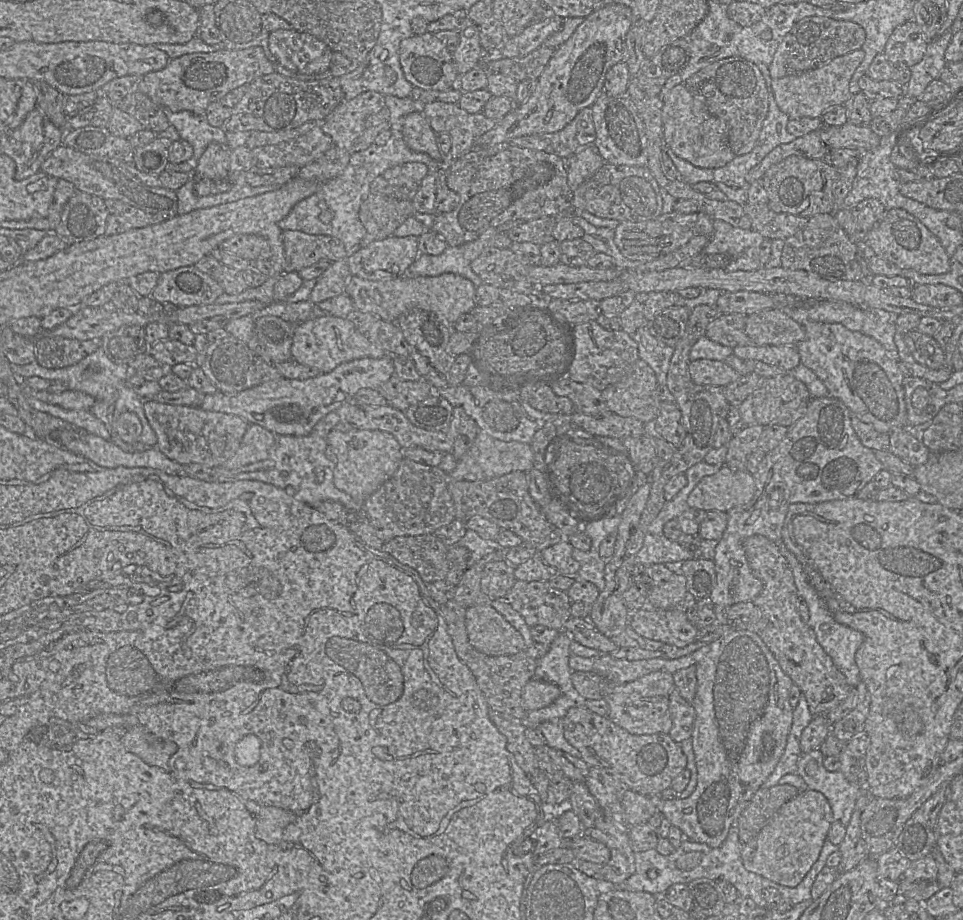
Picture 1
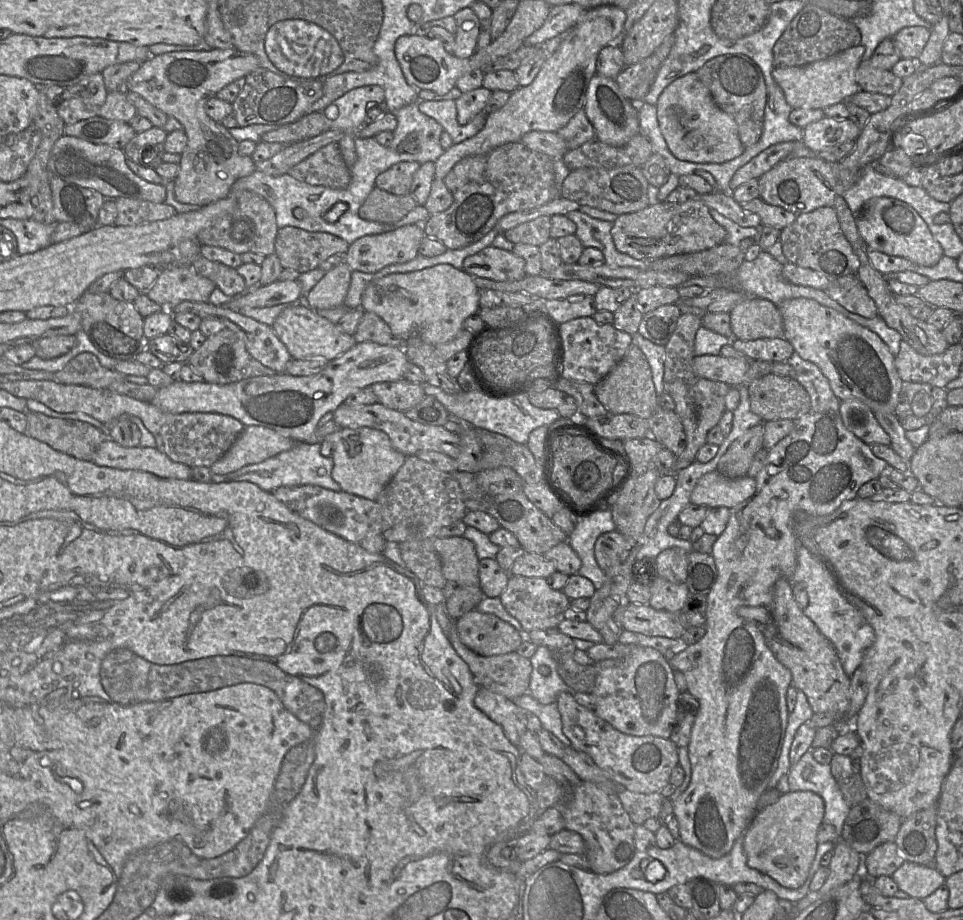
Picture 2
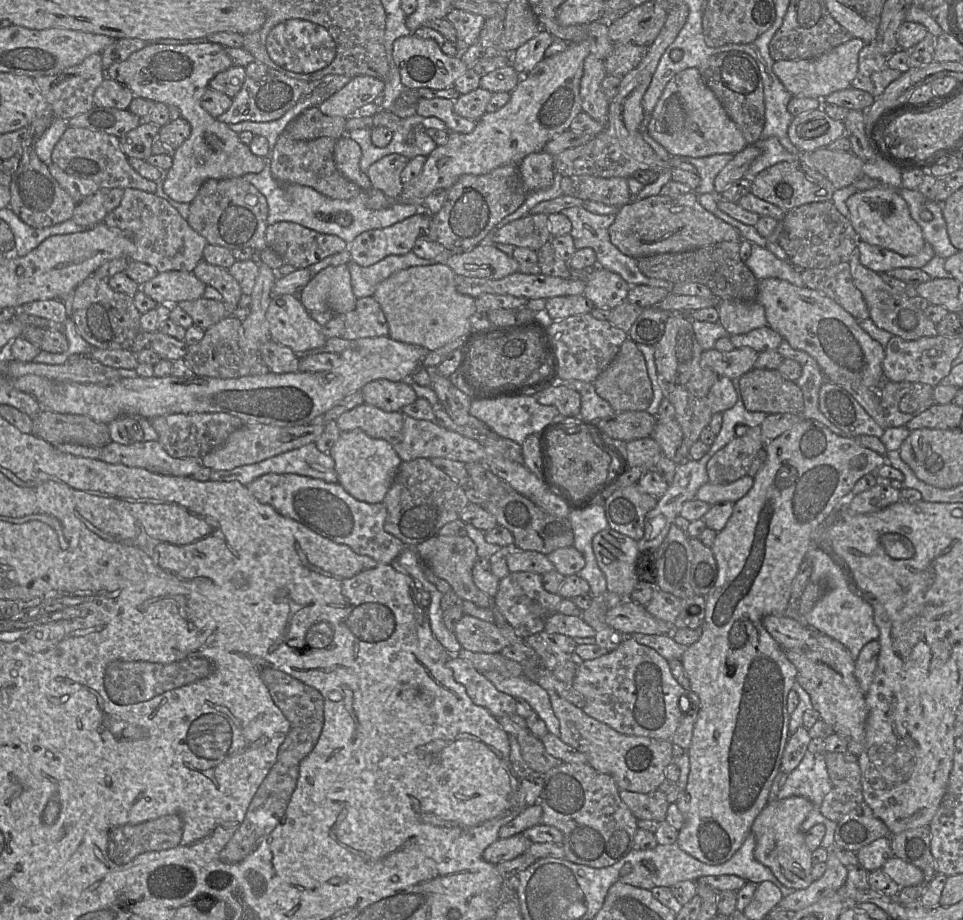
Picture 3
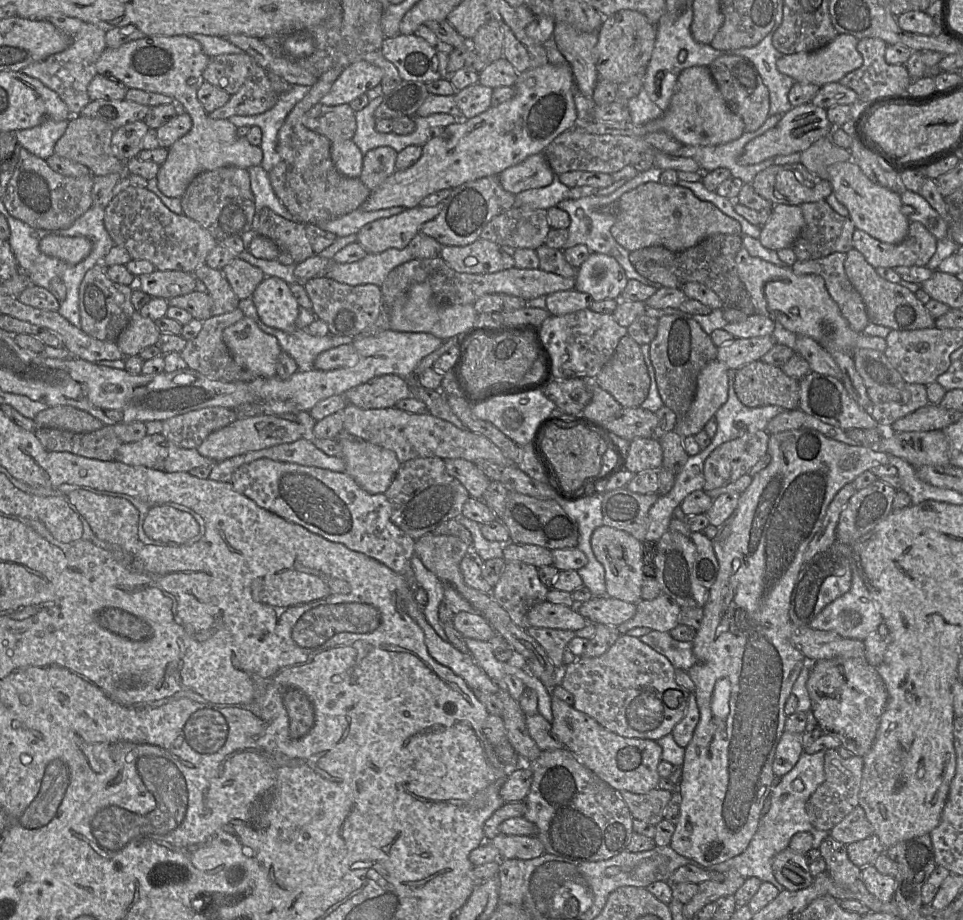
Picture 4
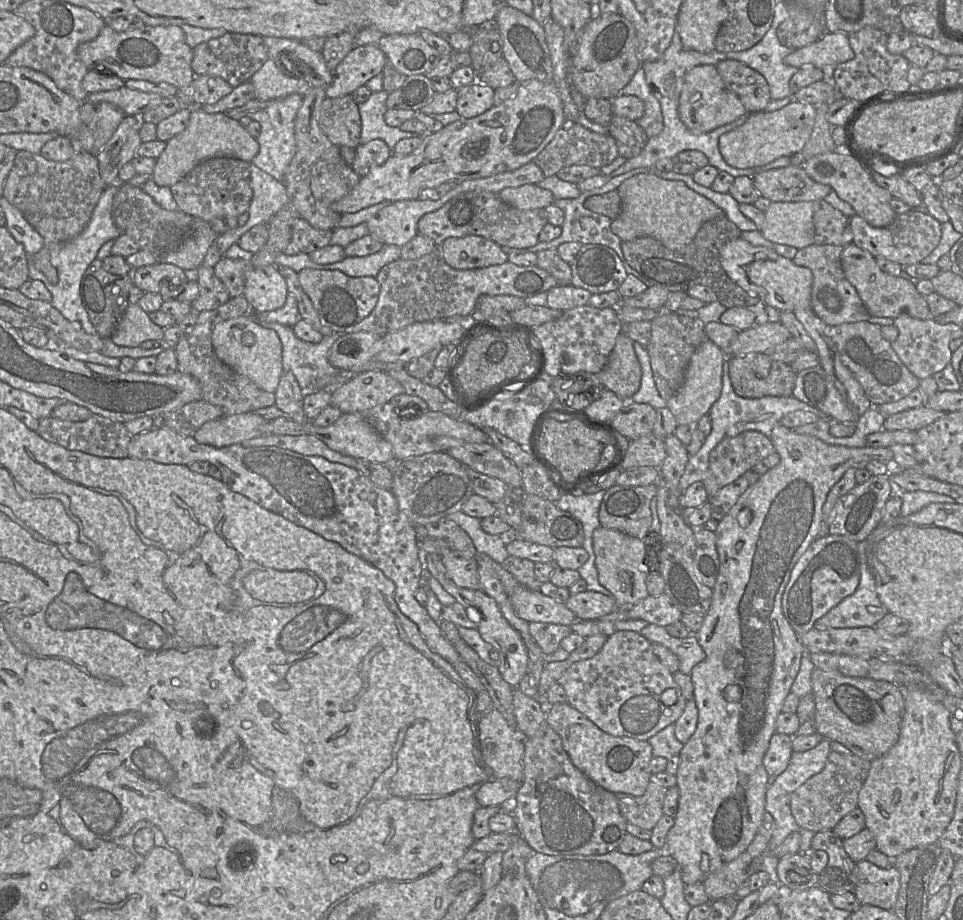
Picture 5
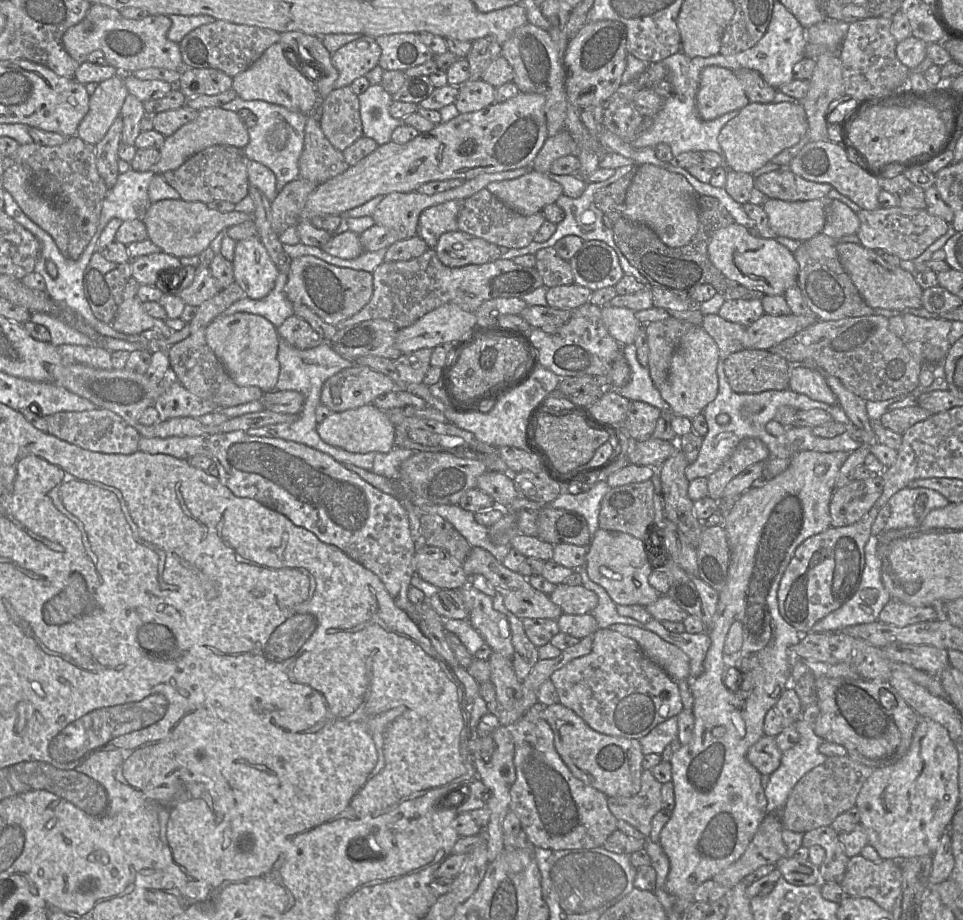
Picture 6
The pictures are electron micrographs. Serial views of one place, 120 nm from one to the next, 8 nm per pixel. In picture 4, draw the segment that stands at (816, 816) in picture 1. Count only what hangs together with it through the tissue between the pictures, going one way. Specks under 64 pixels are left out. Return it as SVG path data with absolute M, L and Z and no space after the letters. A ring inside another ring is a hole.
M789 847L778 853L772 862L776 880L789 891L802 890L813 883L809 866L805 854Z

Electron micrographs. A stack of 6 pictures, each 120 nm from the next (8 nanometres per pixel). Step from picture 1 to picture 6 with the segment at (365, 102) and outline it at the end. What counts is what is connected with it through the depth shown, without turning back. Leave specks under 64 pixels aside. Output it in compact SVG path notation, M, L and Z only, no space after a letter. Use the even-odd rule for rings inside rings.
M362 35L335 51L332 54L332 64L339 76L334 89L350 86L355 79L365 76L378 65L381 52L376 39L367 35Z

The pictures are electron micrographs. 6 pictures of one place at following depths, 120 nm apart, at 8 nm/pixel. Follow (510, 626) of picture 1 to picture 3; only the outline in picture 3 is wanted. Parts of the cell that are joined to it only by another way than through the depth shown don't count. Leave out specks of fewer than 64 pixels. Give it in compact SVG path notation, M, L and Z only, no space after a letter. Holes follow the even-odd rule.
M464 614L453 633L462 648L472 652L499 653L509 645L508 639L497 625L471 615Z

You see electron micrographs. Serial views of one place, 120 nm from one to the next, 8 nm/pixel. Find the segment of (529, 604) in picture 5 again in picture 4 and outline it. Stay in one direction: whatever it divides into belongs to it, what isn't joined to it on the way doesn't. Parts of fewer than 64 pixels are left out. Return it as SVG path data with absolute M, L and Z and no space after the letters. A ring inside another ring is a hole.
M548 600L532 606L527 613L530 626L576 631L590 623L576 609Z

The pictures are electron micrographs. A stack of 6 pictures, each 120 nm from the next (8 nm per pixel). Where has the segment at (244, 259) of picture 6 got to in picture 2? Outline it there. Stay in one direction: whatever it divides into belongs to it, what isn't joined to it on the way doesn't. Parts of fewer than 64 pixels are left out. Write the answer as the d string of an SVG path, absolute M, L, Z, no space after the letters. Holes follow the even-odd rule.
M301 296L301 303L288 305L280 313L273 323L272 329L285 345L292 359L295 360L325 358L332 361L356 344L353 335L345 333L339 325L335 325L318 315L314 309L306 304L303 296Z

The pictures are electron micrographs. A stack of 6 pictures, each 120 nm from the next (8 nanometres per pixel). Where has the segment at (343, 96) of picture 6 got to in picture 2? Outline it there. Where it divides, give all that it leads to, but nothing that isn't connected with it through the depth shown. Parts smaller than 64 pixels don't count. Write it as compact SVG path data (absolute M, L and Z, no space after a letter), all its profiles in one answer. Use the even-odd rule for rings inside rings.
M318 111L304 115L296 122L280 126L261 136L262 142L288 145L320 135L328 130L325 115Z

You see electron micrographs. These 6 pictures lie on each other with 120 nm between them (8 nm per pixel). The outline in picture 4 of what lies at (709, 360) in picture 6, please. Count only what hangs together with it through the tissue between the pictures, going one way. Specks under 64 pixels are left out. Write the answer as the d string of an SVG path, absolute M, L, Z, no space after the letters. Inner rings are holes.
M713 360L709 362L699 373L694 400L687 413L678 420L675 431L681 436L695 436L704 429L708 420L715 416L717 410L728 399L728 367L723 362Z

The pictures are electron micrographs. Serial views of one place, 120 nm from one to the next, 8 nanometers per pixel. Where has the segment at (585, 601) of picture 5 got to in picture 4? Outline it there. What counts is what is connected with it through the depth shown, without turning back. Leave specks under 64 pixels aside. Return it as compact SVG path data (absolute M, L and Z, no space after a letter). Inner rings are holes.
M592 597L583 603L575 603L577 611L591 623L619 626L636 613L636 604L612 597Z

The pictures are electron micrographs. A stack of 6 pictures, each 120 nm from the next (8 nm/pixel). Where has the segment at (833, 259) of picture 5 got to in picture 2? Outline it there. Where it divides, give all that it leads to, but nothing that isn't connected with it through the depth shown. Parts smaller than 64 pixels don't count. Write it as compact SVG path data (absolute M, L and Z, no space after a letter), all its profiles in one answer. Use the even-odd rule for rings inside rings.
M856 275L833 278L824 292L851 313L865 318L878 316L874 301Z

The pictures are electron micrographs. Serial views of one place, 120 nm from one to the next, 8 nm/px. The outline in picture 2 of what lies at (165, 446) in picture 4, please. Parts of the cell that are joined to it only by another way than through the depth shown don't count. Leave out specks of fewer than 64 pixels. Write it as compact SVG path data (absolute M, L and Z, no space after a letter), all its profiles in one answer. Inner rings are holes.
M110 438L100 444L93 462L98 466L144 471L161 478L191 479L189 466L172 461L156 447L123 447Z

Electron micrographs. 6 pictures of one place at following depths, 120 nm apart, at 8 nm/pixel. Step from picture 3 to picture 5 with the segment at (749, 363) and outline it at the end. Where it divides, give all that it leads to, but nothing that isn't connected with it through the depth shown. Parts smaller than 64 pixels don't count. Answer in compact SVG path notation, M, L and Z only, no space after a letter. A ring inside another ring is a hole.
M768 321L754 328L740 331L730 348L730 356L765 353L790 337L792 337L790 332L780 321Z

